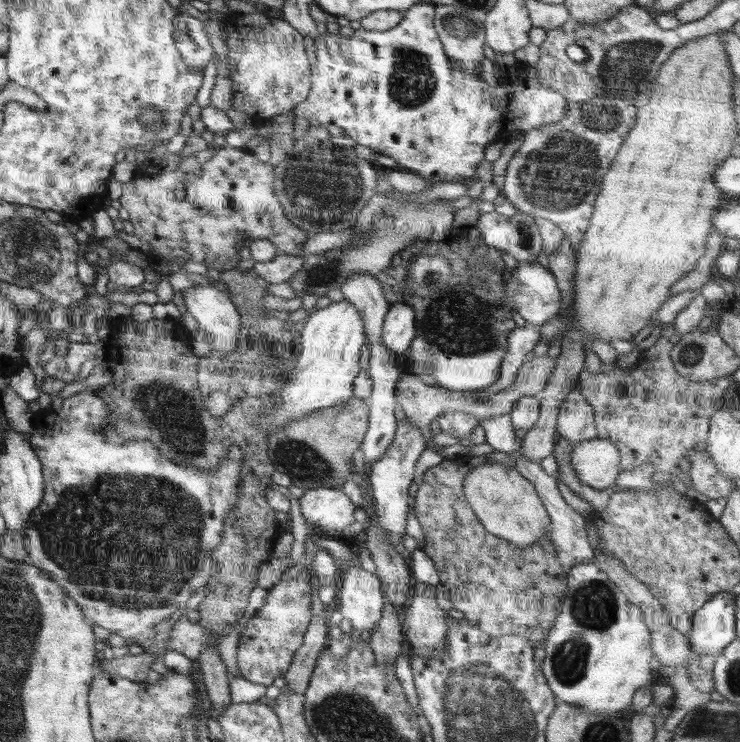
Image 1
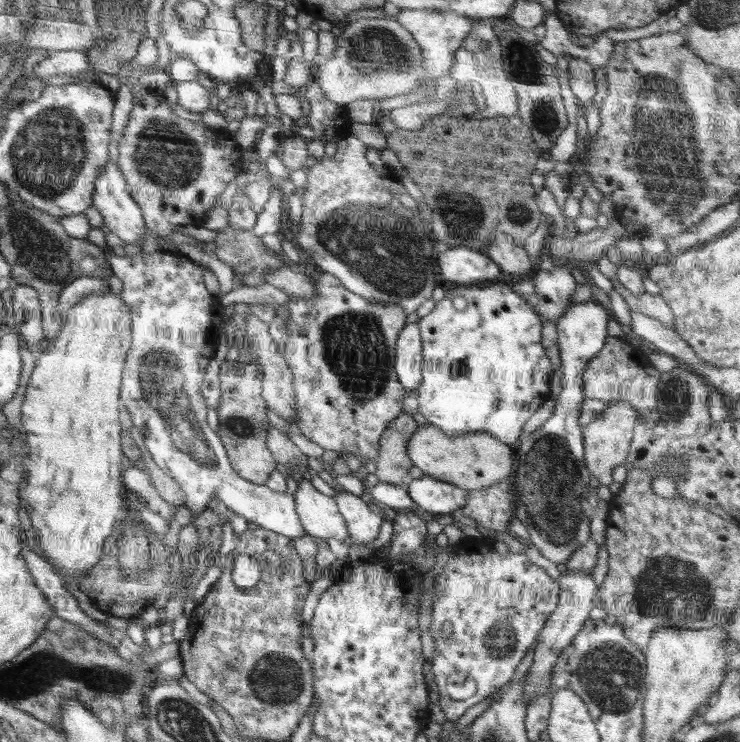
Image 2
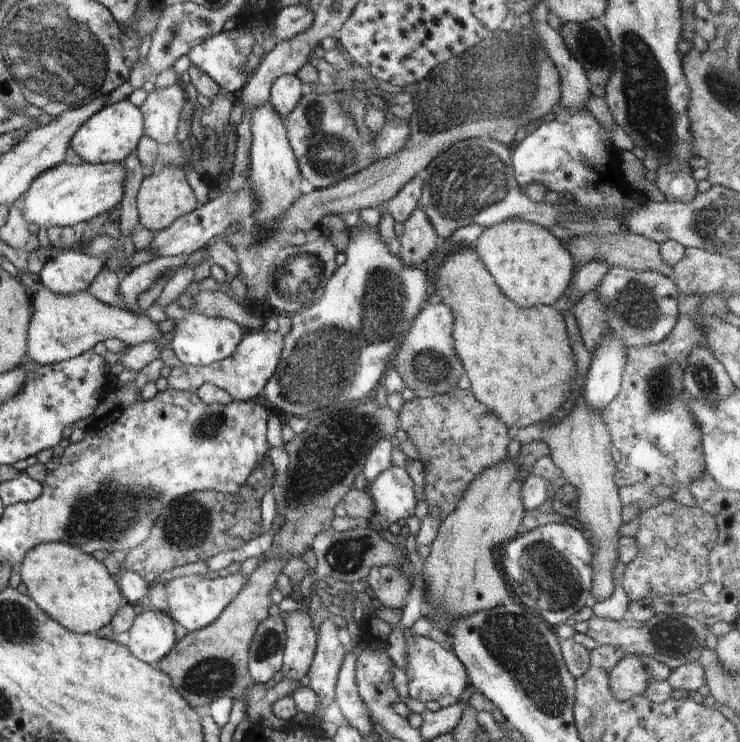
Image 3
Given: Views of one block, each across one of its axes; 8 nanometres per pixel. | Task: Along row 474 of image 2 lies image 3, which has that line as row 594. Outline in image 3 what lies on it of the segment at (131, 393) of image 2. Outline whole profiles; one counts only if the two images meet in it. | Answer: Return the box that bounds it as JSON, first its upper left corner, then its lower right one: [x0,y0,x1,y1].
[166,574,246,633]

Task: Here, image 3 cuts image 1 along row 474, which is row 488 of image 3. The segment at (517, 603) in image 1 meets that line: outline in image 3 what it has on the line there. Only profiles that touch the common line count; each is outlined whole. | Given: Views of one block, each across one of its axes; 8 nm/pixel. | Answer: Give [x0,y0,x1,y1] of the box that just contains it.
[398,388,509,521]

